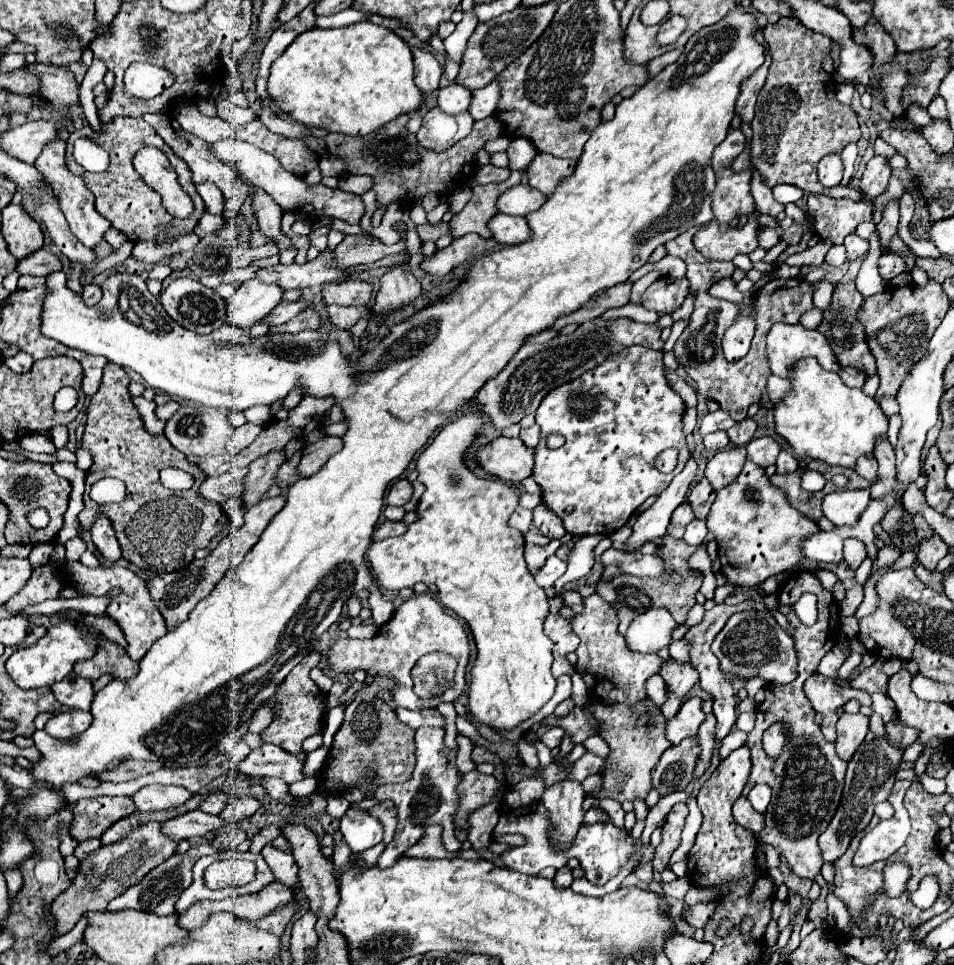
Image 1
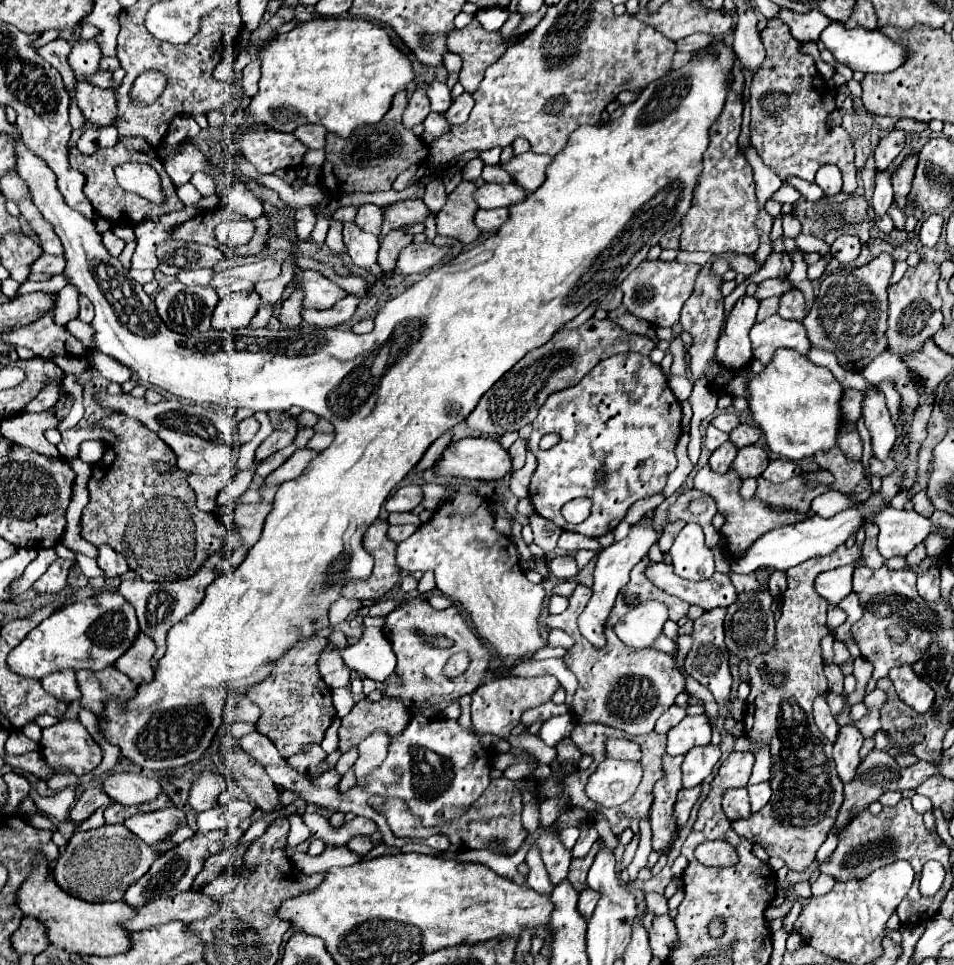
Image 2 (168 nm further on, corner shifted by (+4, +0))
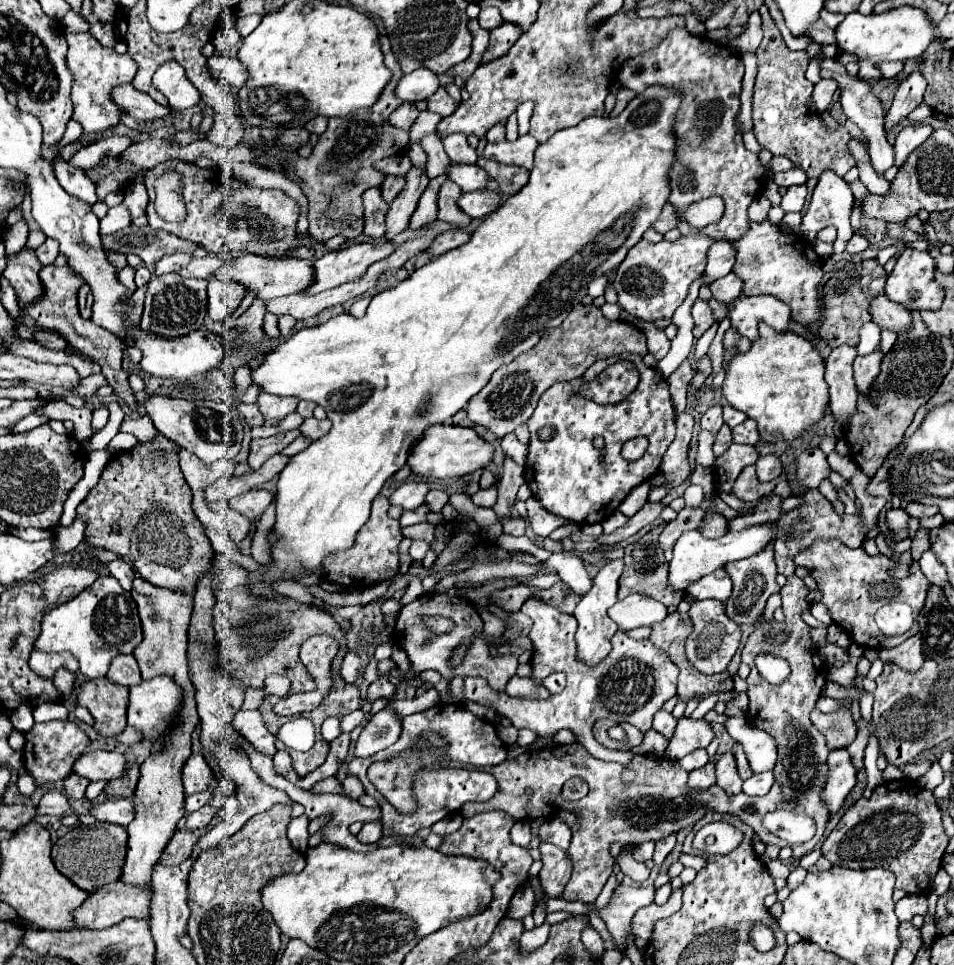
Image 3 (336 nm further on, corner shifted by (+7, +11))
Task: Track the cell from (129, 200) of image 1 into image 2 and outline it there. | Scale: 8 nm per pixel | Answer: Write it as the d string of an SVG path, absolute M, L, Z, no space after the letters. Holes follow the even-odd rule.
M129 137L129 139L121 139L115 147L107 149L107 151L99 151L99 155L93 155L93 157L85 157L85 155L79 155L79 149L71 149L69 151L69 161L71 165L81 171L85 175L85 195L87 199L93 203L95 211L115 223L115 225L129 225L129 227L135 227L139 223L143 223L145 219L155 219L159 215L165 215L169 211L175 211L175 209L181 209L183 203L181 199L177 197L175 193L175 185L171 183L171 179L167 179L167 173L163 169L163 165L159 163L159 157L155 155L155 149L151 145L147 145L145 139L139 139L139 137ZM125 161L141 161L141 163L147 163L151 167L159 167L161 169L161 183L165 183L165 201L161 205L155 205L135 193L129 193L129 191L123 191L119 185L117 185L117 179L115 179L115 167L125 163Z

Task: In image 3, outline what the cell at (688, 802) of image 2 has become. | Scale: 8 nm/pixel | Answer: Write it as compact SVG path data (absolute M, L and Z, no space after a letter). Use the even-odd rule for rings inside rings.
M706 764L700 770L692 770L688 776L688 788L696 788L696 790L706 790L710 786L716 784L716 776L714 776L714 764Z

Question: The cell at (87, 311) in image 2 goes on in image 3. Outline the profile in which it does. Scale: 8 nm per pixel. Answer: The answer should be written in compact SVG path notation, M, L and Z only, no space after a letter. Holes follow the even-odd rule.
M86 284L78 290L78 304L80 304L80 314L84 318L90 318L92 316L92 292Z

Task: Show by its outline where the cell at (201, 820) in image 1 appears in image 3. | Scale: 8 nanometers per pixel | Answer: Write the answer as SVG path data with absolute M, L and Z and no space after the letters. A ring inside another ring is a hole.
M118 798L118 800L106 800L104 804L96 804L92 808L92 814L96 820L102 822L114 822L120 826L128 826L134 820L134 804L128 798Z

